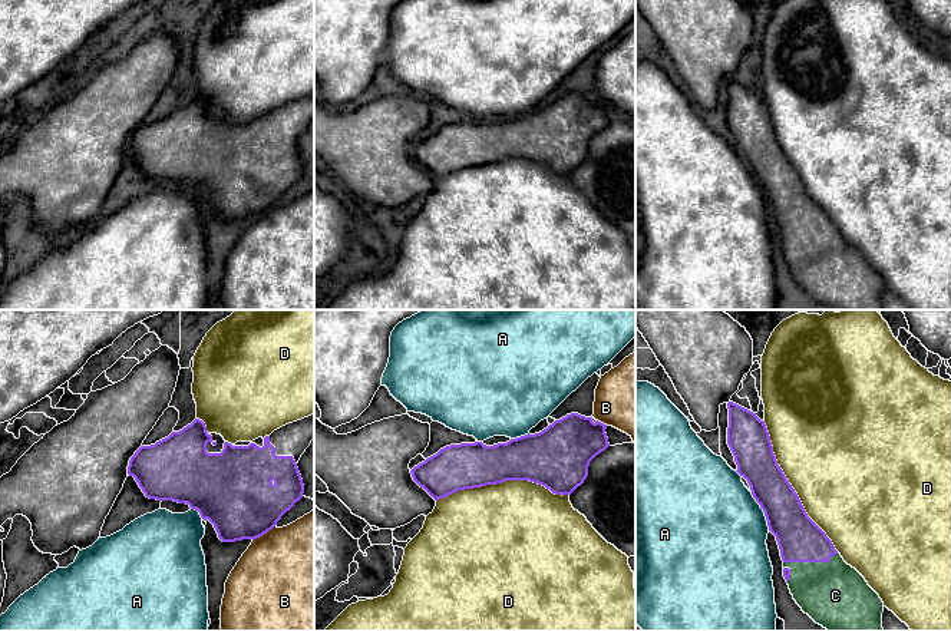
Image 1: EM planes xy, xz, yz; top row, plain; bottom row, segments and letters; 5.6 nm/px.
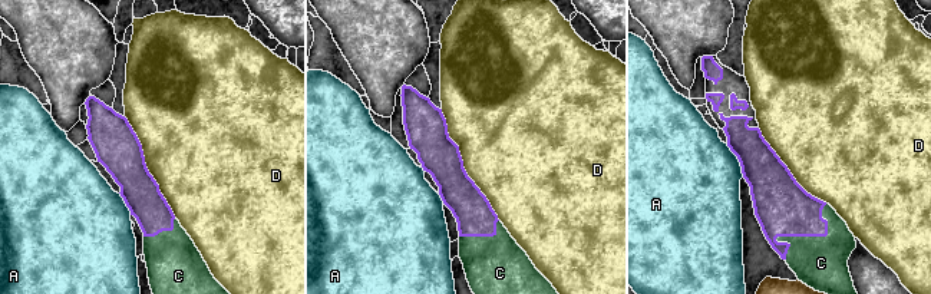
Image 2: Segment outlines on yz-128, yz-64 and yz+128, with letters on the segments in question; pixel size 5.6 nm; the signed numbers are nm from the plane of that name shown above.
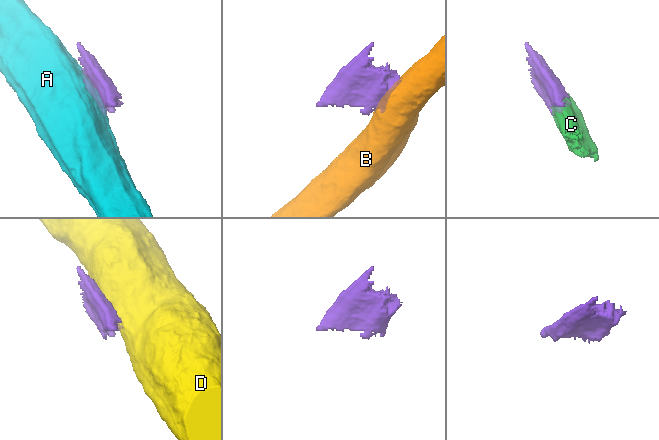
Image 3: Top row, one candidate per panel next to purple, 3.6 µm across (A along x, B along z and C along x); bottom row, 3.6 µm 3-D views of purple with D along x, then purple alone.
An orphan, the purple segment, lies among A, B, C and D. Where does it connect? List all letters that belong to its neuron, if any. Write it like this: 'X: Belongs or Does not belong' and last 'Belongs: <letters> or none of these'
A: Does not belong
B: Does not belong
C: Belongs
D: Does not belong
Belongs: C

